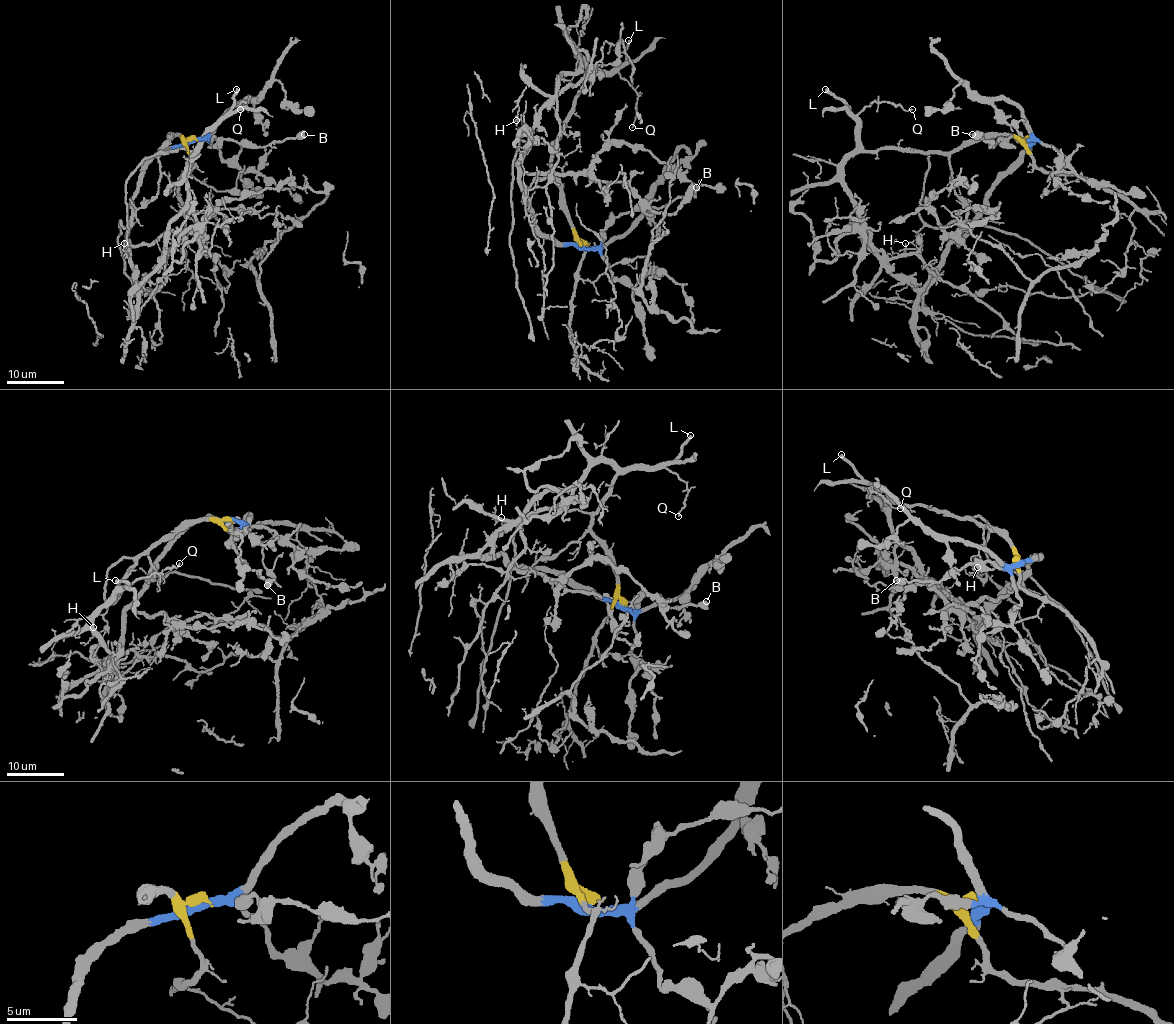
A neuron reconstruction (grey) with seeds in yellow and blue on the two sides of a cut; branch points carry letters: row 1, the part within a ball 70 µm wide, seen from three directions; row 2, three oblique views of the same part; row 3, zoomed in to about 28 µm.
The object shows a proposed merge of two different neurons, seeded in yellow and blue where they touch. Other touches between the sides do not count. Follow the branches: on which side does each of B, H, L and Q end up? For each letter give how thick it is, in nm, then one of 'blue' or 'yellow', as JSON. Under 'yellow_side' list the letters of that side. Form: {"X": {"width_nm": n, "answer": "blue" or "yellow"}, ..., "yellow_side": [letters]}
{"B": {"width_nm": 600, "answer": "blue"}, "H": {"width_nm": 100, "answer": "yellow"}, "L": {"width_nm": 380, "answer": "yellow"}, "Q": {"width_nm": 110, "answer": "yellow"}, "yellow_side": ["H", "L", "Q"]}

